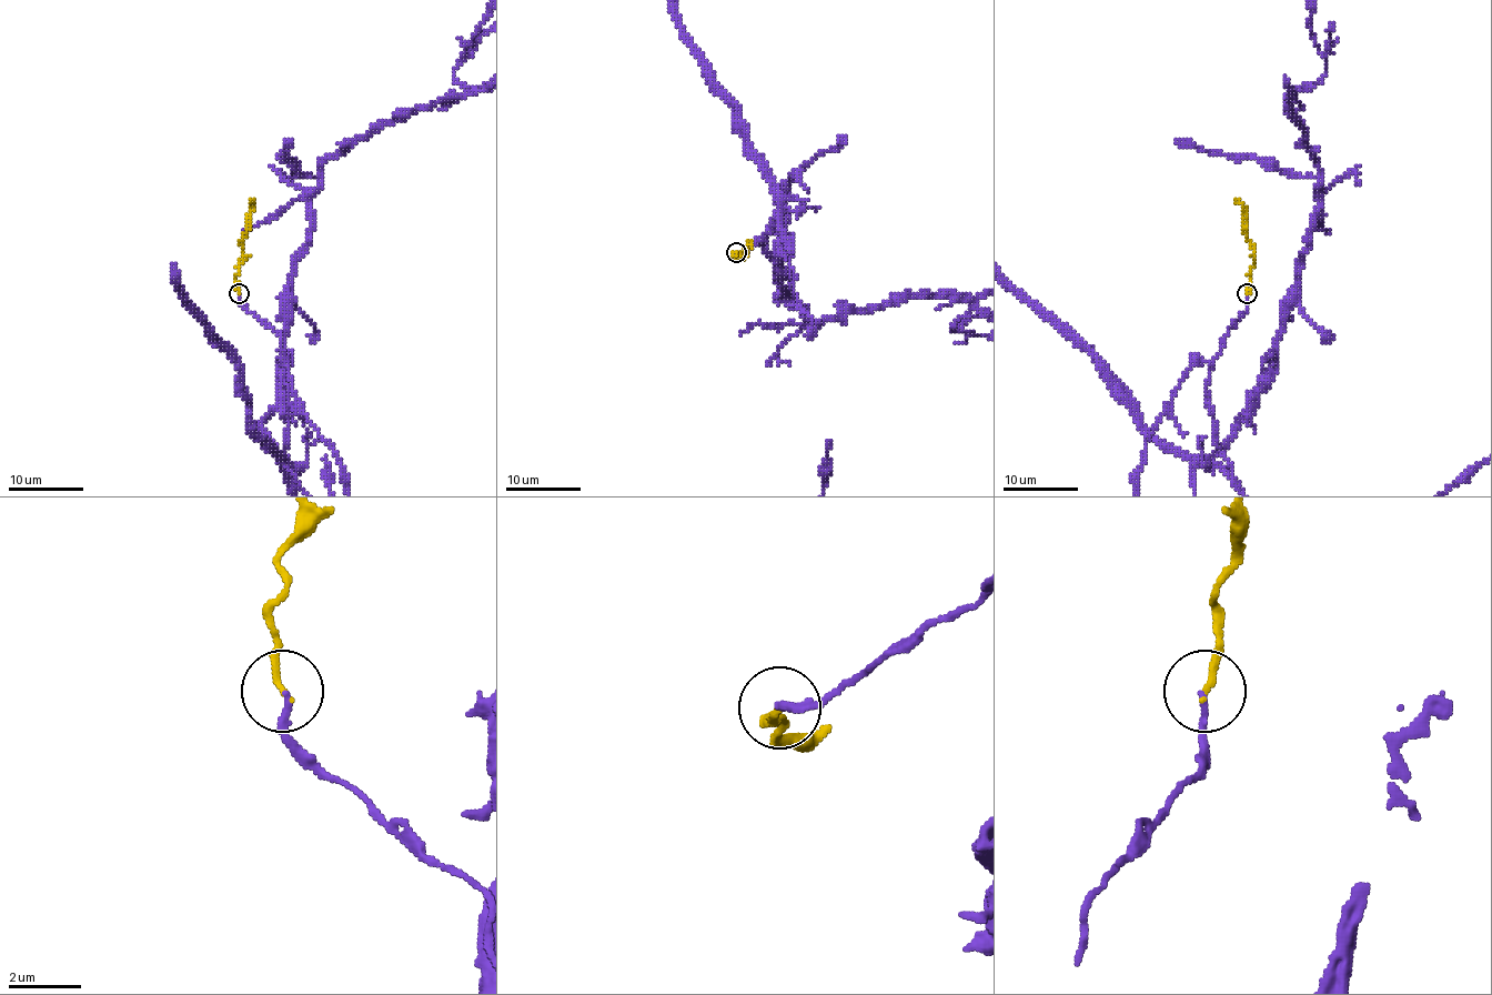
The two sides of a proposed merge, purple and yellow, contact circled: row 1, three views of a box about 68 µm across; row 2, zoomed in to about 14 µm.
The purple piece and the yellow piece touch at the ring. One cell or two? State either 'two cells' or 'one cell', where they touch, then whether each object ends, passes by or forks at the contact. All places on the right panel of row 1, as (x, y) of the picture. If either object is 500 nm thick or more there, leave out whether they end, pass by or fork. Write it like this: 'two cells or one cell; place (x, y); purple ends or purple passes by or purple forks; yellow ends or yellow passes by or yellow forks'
one cell; place (1247, 293); purple ends; yellow ends

